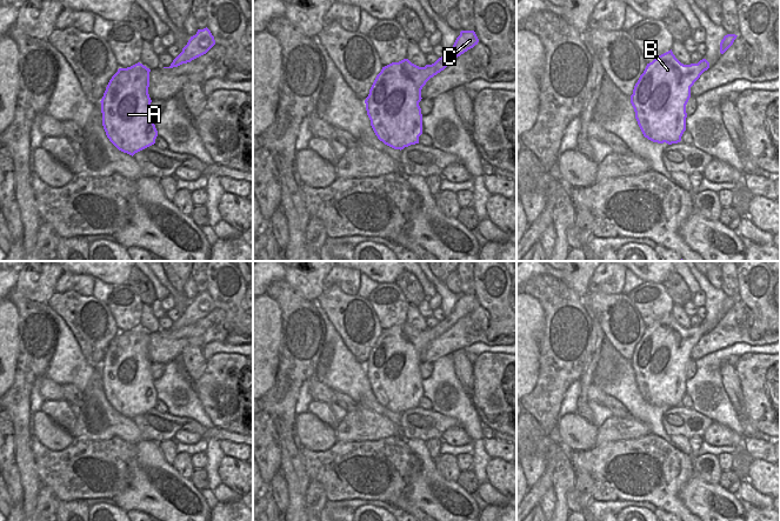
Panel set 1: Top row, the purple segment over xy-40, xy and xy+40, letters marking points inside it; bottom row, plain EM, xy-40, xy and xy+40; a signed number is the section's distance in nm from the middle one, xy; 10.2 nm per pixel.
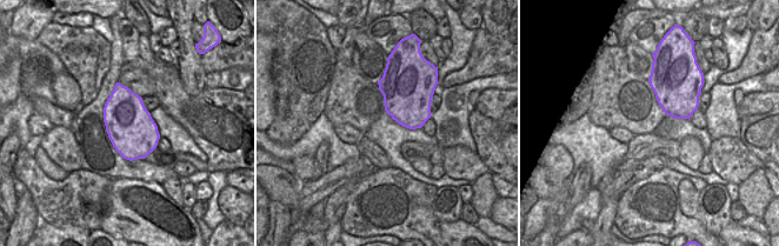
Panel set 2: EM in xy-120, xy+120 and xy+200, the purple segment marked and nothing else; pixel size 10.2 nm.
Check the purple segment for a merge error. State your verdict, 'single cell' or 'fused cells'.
single cell

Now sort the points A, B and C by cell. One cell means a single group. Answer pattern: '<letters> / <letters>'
A B C

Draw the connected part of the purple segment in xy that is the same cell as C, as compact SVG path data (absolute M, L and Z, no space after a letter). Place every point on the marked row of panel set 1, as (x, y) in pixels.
M461 31L451 51L432 65L419 67L404 59L382 67L365 100L367 115L378 139L400 151L419 143L422 134L419 106L422 87L478 42L474 31Z

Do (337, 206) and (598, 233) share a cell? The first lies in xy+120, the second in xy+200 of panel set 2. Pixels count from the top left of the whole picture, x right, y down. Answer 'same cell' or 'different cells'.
different cells

